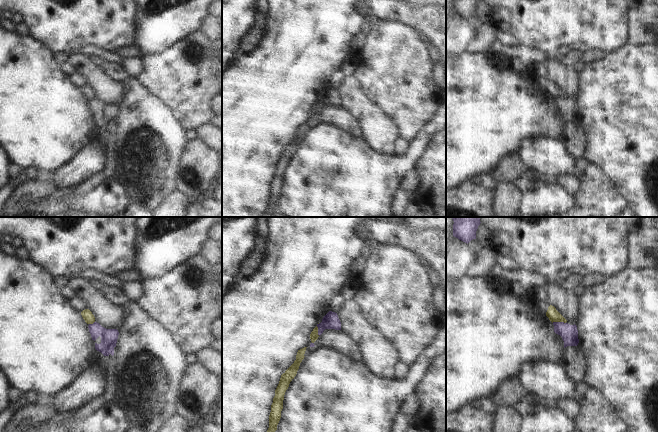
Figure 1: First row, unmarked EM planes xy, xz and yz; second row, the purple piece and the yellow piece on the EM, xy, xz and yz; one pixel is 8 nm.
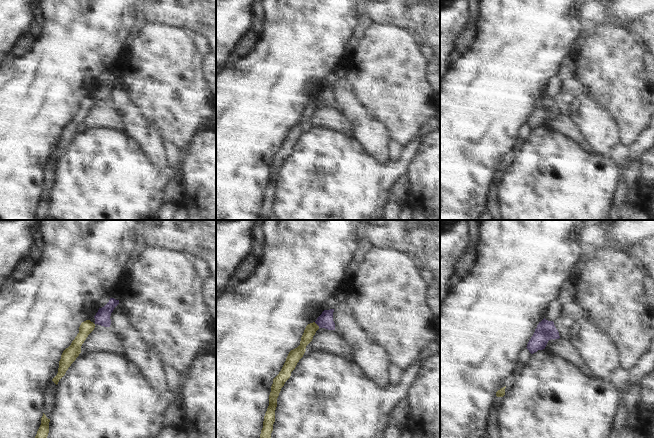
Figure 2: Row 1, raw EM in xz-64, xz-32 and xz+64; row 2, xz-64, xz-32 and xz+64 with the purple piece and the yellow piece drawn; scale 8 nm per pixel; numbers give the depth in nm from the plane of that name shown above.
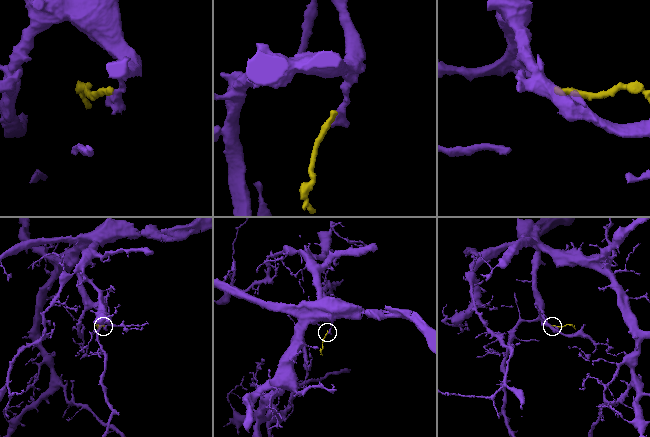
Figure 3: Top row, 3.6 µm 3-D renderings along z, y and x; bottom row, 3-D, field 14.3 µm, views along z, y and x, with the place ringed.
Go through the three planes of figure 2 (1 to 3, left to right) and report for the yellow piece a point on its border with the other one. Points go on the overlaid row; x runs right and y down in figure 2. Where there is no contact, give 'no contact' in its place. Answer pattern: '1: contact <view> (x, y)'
1: no contact
2: contact xz-32 (317, 324)
3: no contact

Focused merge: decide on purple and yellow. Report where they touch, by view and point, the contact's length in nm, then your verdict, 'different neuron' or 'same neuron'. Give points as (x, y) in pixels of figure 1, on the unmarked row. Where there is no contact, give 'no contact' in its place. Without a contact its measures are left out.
meets purple in yz at (559, 98); contact 110 nm long; different neuron

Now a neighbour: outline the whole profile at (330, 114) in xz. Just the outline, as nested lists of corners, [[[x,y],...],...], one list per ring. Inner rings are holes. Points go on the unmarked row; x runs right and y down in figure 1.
[[[325,105],[314,118],[317,123],[335,125],[356,137],[362,137],[358,121],[341,106]]]

